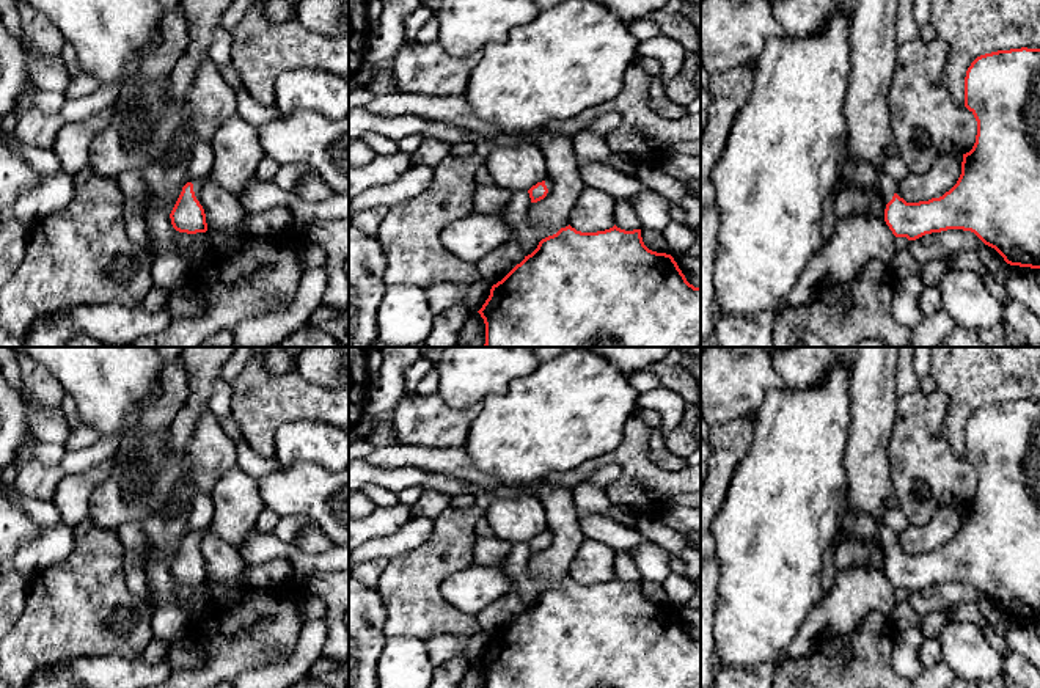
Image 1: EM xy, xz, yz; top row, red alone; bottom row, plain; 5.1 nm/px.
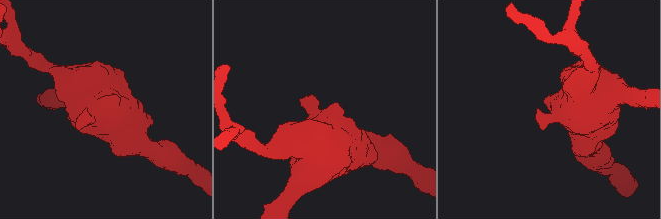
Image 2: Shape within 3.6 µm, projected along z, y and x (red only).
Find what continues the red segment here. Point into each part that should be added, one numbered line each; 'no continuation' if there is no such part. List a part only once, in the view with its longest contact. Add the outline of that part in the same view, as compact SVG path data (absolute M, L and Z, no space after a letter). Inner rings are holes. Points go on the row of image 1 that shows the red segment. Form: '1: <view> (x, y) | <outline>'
1: xy (198, 182) | M211 173L206 174L206 176L196 177L196 179L192 182L196 199L198 199L200 190L203 188L203 185L204 185L209 179L212 179Z

